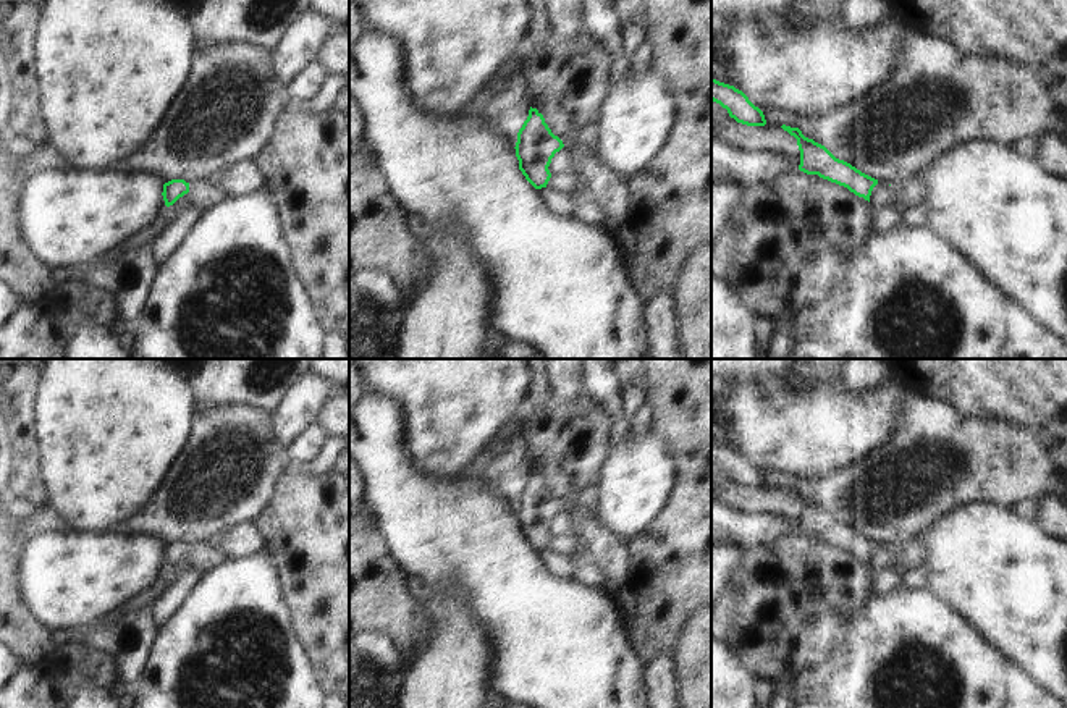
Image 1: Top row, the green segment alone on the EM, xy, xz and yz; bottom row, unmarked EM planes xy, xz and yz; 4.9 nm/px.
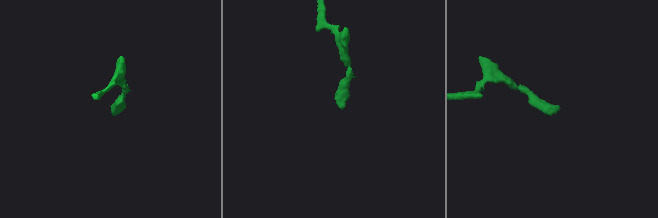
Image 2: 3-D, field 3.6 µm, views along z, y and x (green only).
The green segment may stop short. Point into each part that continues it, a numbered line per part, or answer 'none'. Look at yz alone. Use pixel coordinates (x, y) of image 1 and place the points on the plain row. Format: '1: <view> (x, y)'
none

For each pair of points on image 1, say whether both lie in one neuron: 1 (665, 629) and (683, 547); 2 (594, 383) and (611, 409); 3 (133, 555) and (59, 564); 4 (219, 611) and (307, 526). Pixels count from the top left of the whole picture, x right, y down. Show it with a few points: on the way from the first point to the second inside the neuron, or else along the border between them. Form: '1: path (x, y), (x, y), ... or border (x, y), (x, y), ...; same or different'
1: path (671, 608), (671, 573), (674, 568); same
2: path (600, 390), (610, 403); same
3: path (115, 564), (76, 564); same
4: border (264, 548), (270, 555), (282, 597); different

